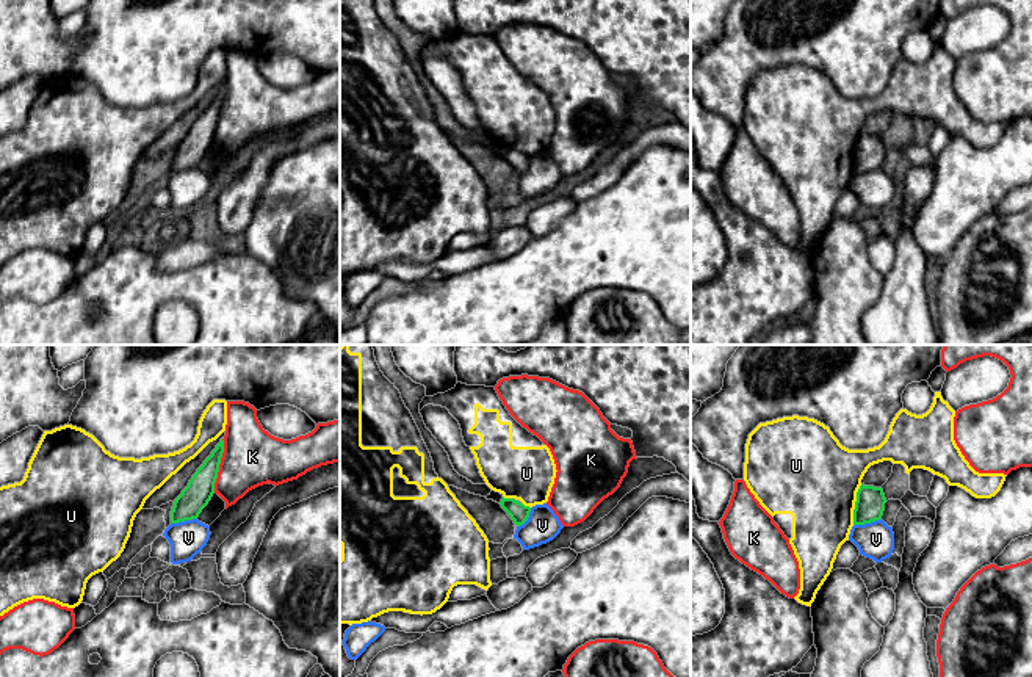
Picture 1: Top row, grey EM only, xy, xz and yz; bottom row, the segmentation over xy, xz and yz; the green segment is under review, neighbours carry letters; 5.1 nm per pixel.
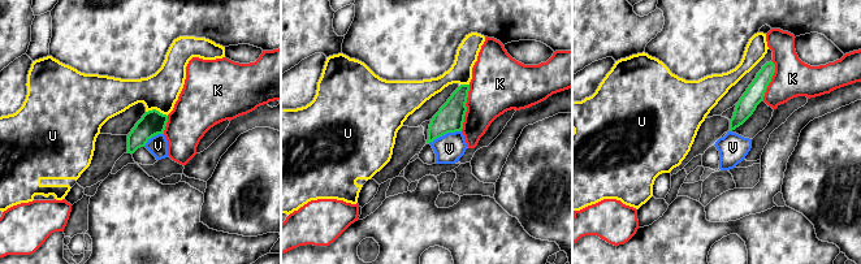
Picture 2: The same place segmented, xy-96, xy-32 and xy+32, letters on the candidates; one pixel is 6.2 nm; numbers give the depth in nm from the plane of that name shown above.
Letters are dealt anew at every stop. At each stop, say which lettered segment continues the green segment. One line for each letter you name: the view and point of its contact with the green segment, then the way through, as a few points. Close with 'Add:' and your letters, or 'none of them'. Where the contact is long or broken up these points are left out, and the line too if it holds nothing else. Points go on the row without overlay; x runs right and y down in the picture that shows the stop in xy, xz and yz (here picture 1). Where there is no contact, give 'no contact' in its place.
Add: none of them

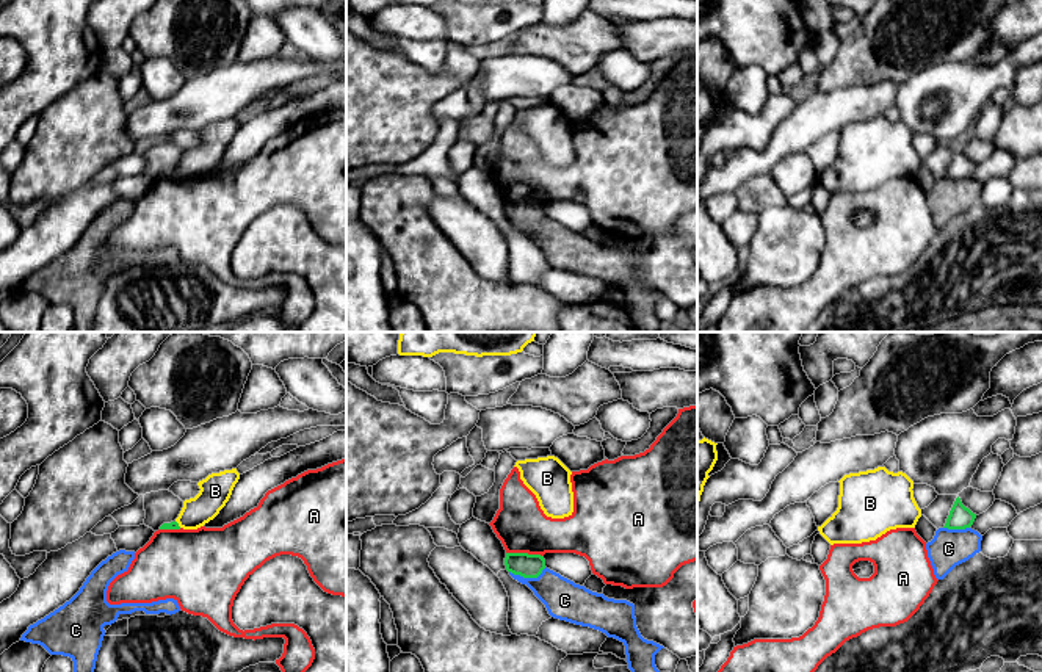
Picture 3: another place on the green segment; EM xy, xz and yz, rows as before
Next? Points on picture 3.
Add: none of them

